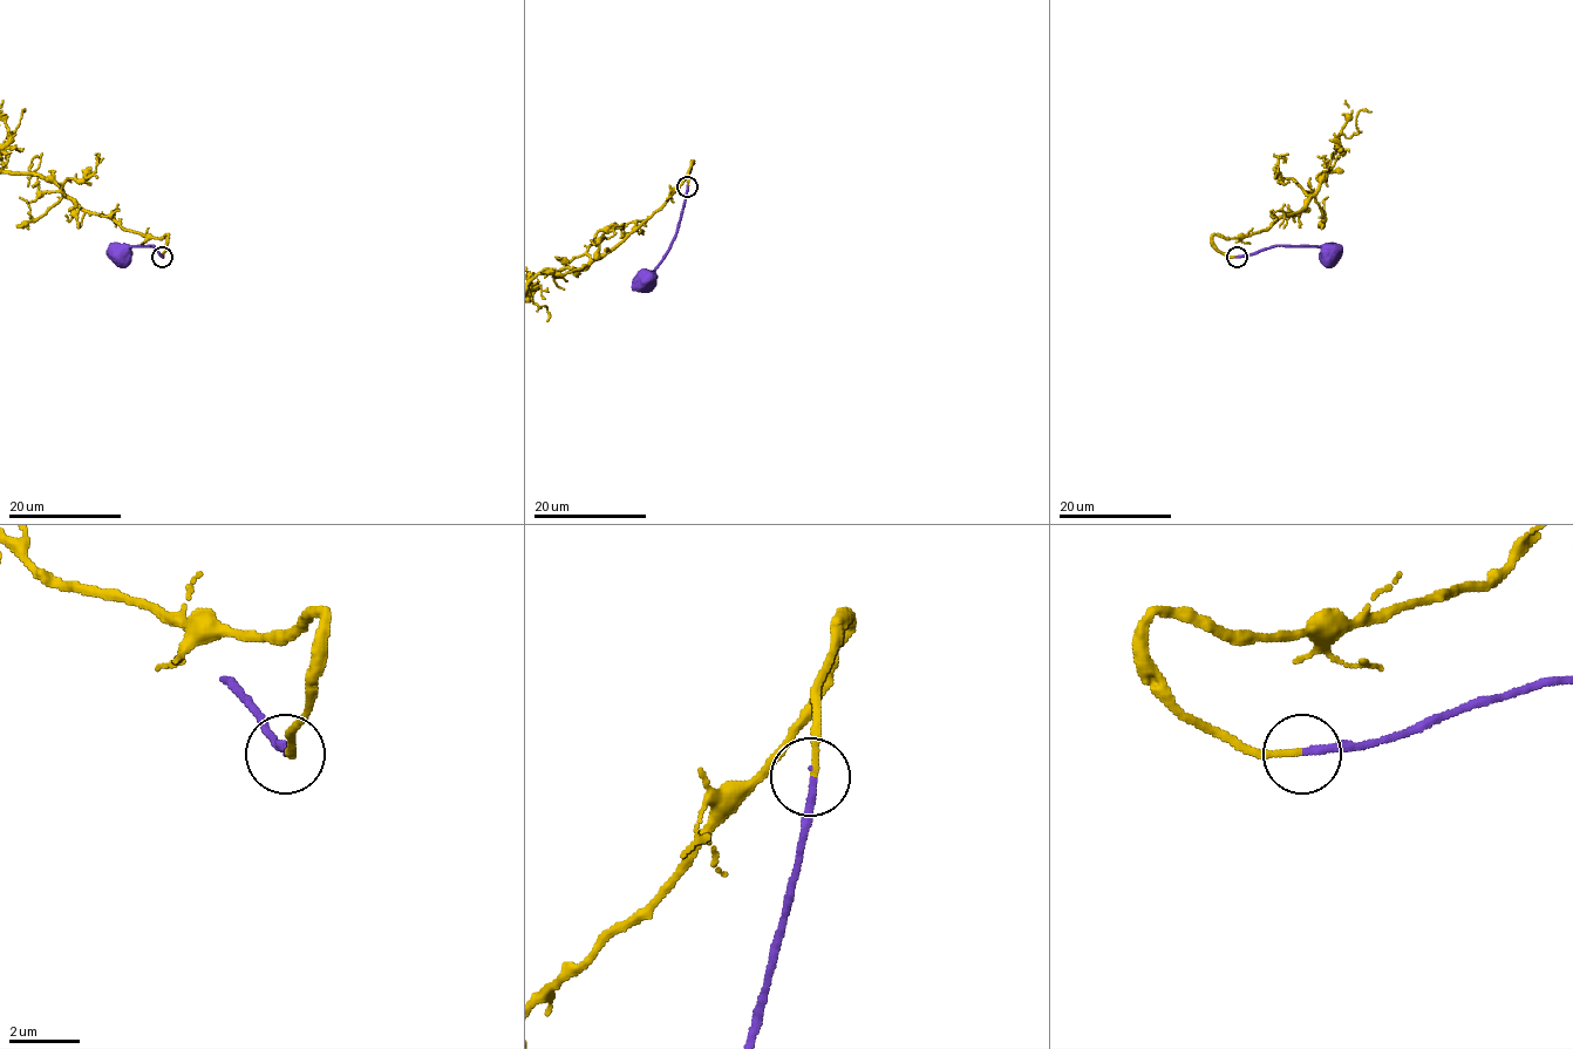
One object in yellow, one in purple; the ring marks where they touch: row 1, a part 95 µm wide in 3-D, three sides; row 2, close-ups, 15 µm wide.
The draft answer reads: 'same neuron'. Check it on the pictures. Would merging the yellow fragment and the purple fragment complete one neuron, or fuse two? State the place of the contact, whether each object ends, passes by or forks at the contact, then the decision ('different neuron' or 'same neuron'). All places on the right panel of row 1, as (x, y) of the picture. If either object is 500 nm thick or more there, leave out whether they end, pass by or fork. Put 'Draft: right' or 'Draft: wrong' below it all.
(1237, 257) | yellow ends | purple ends | same neuron
Draft: right

